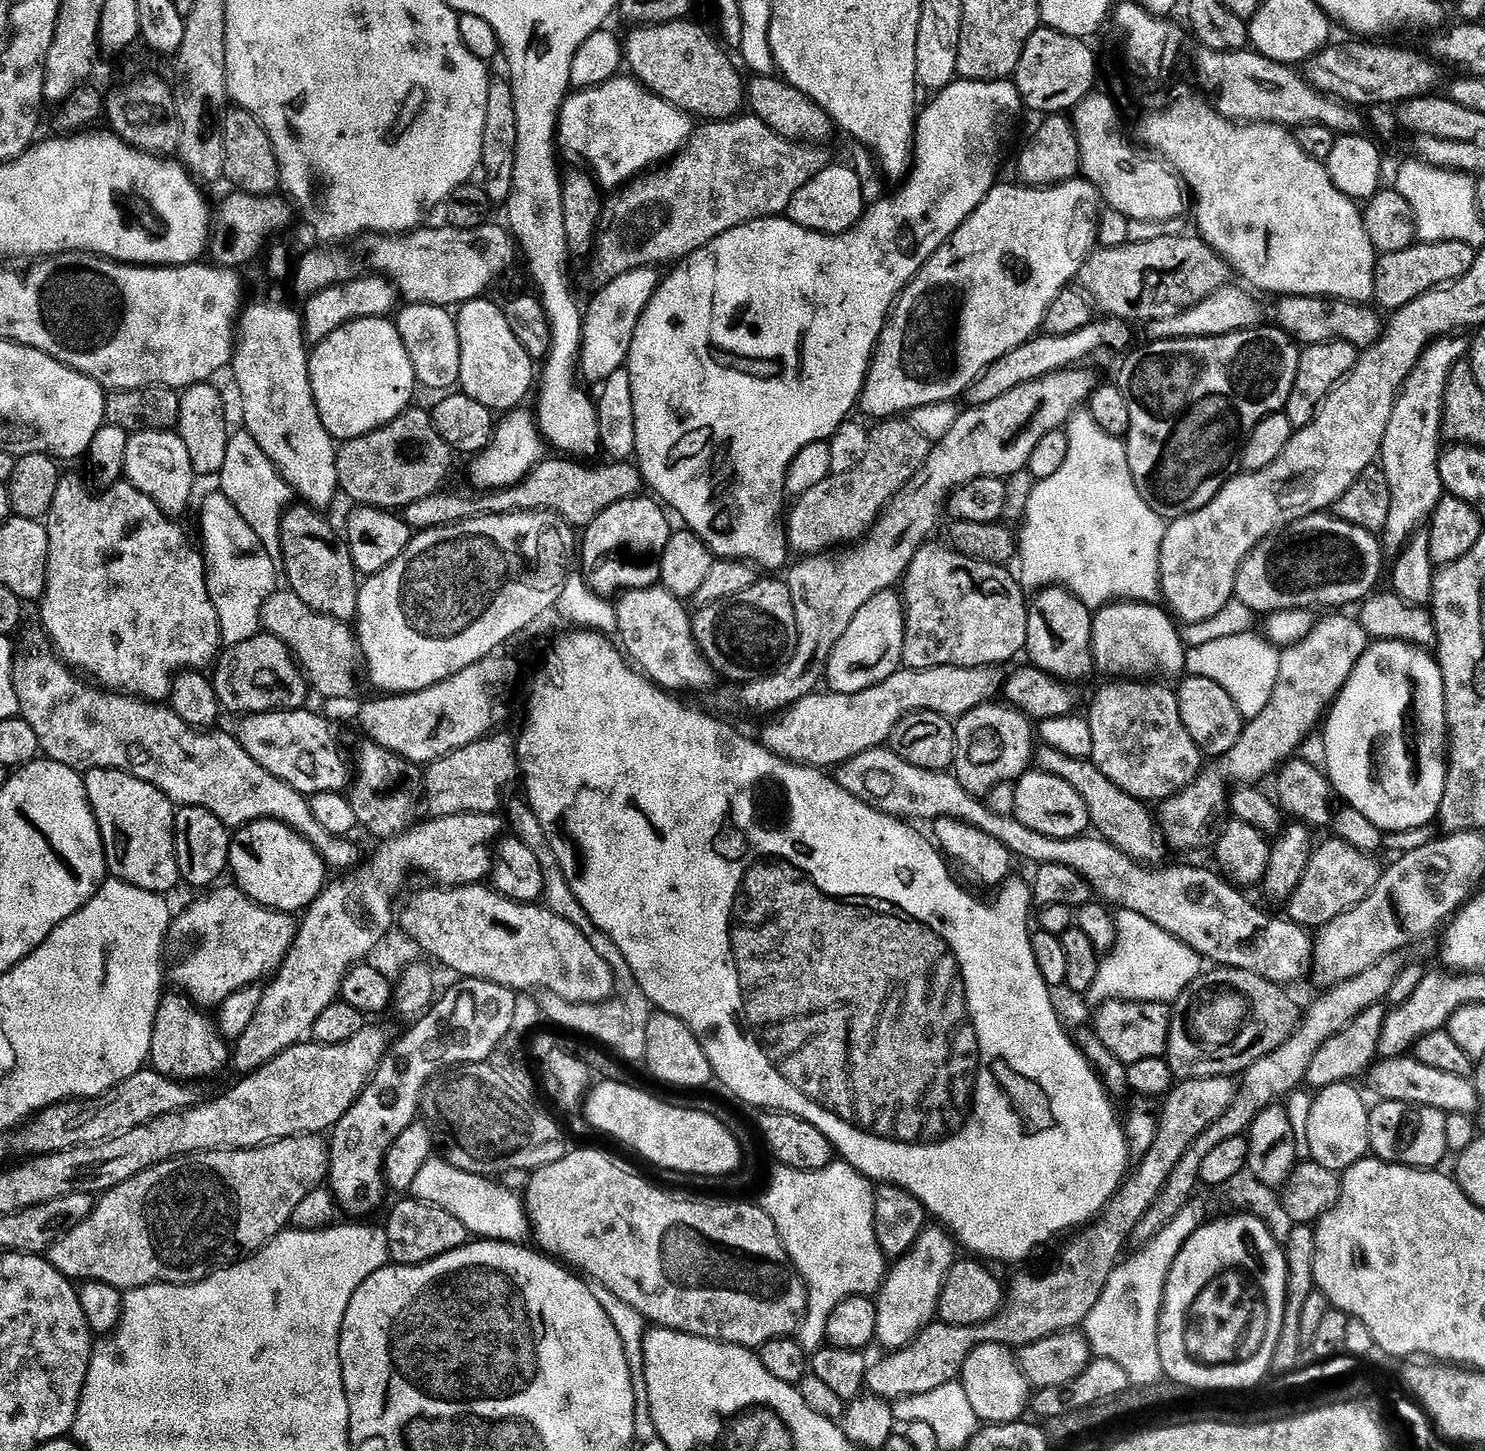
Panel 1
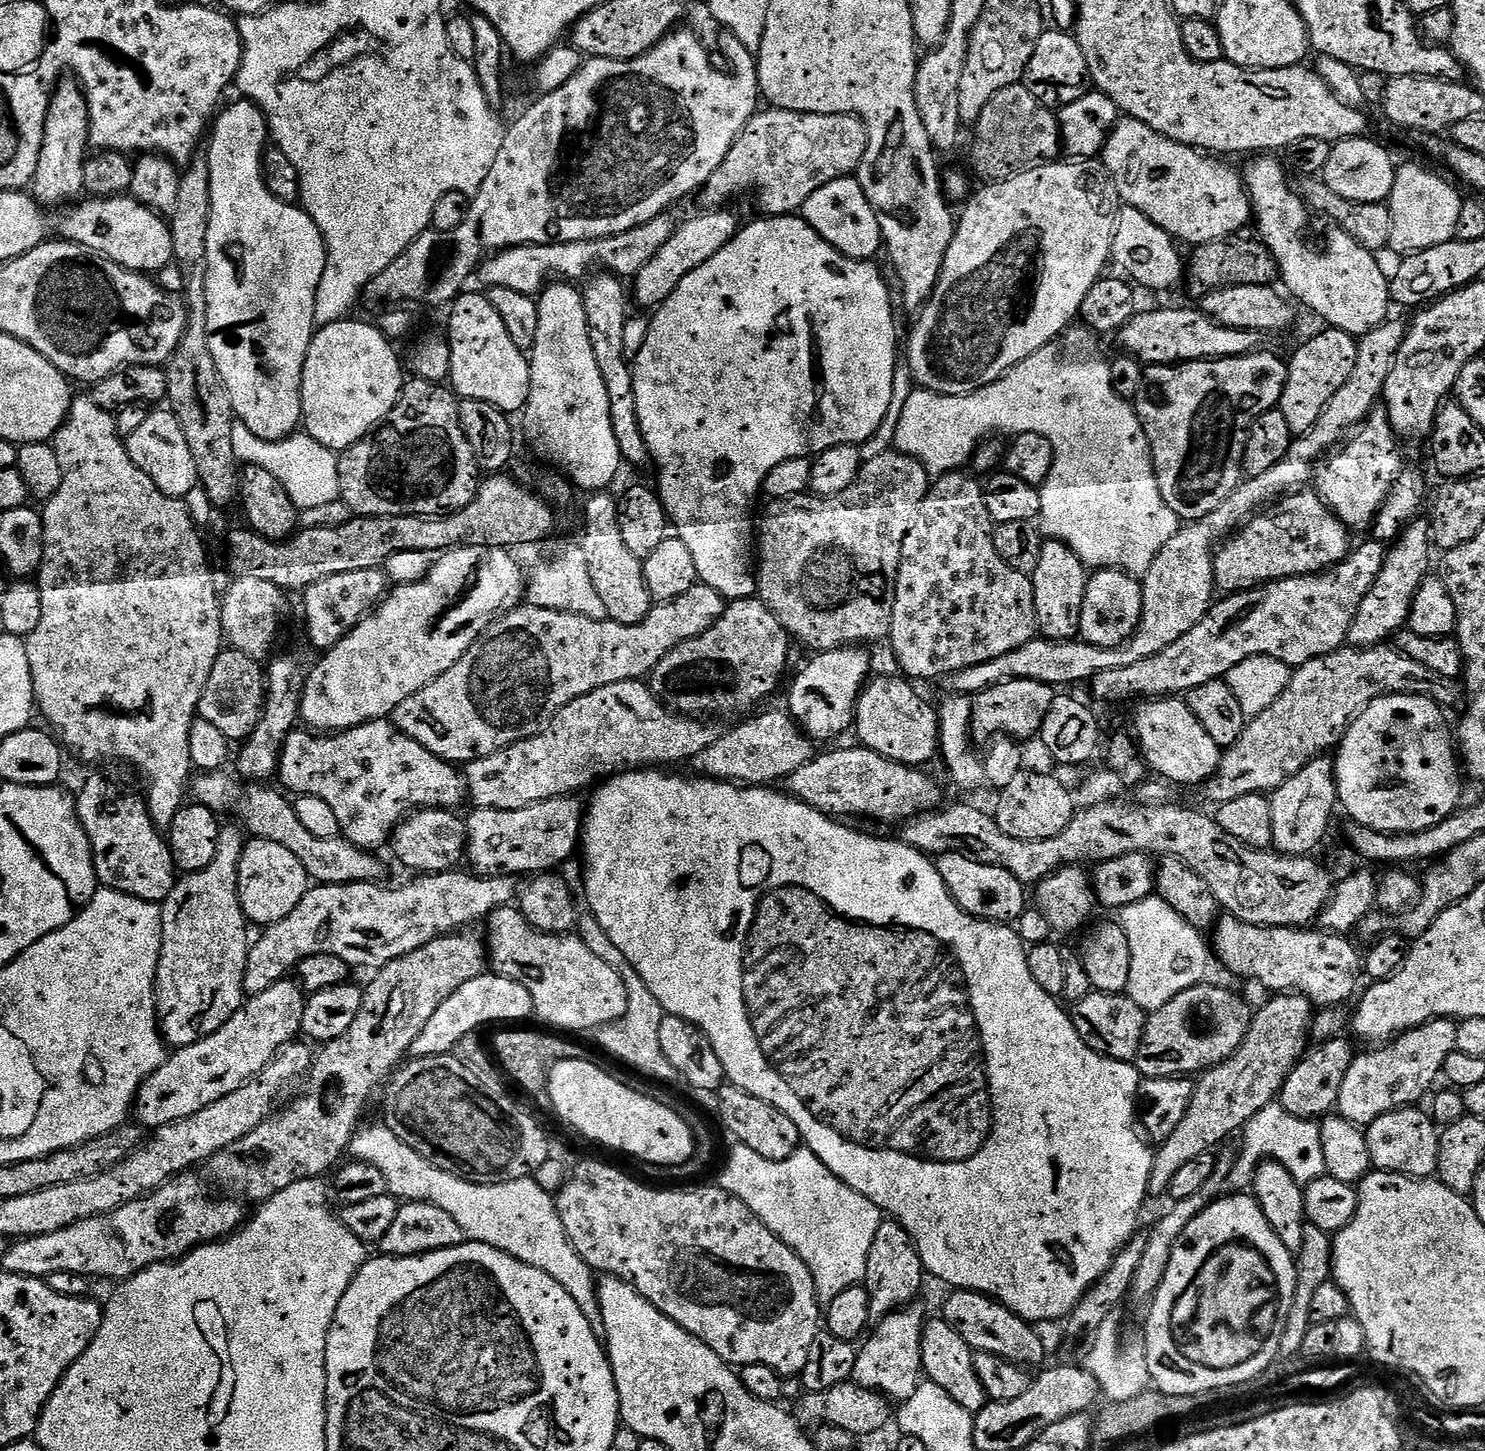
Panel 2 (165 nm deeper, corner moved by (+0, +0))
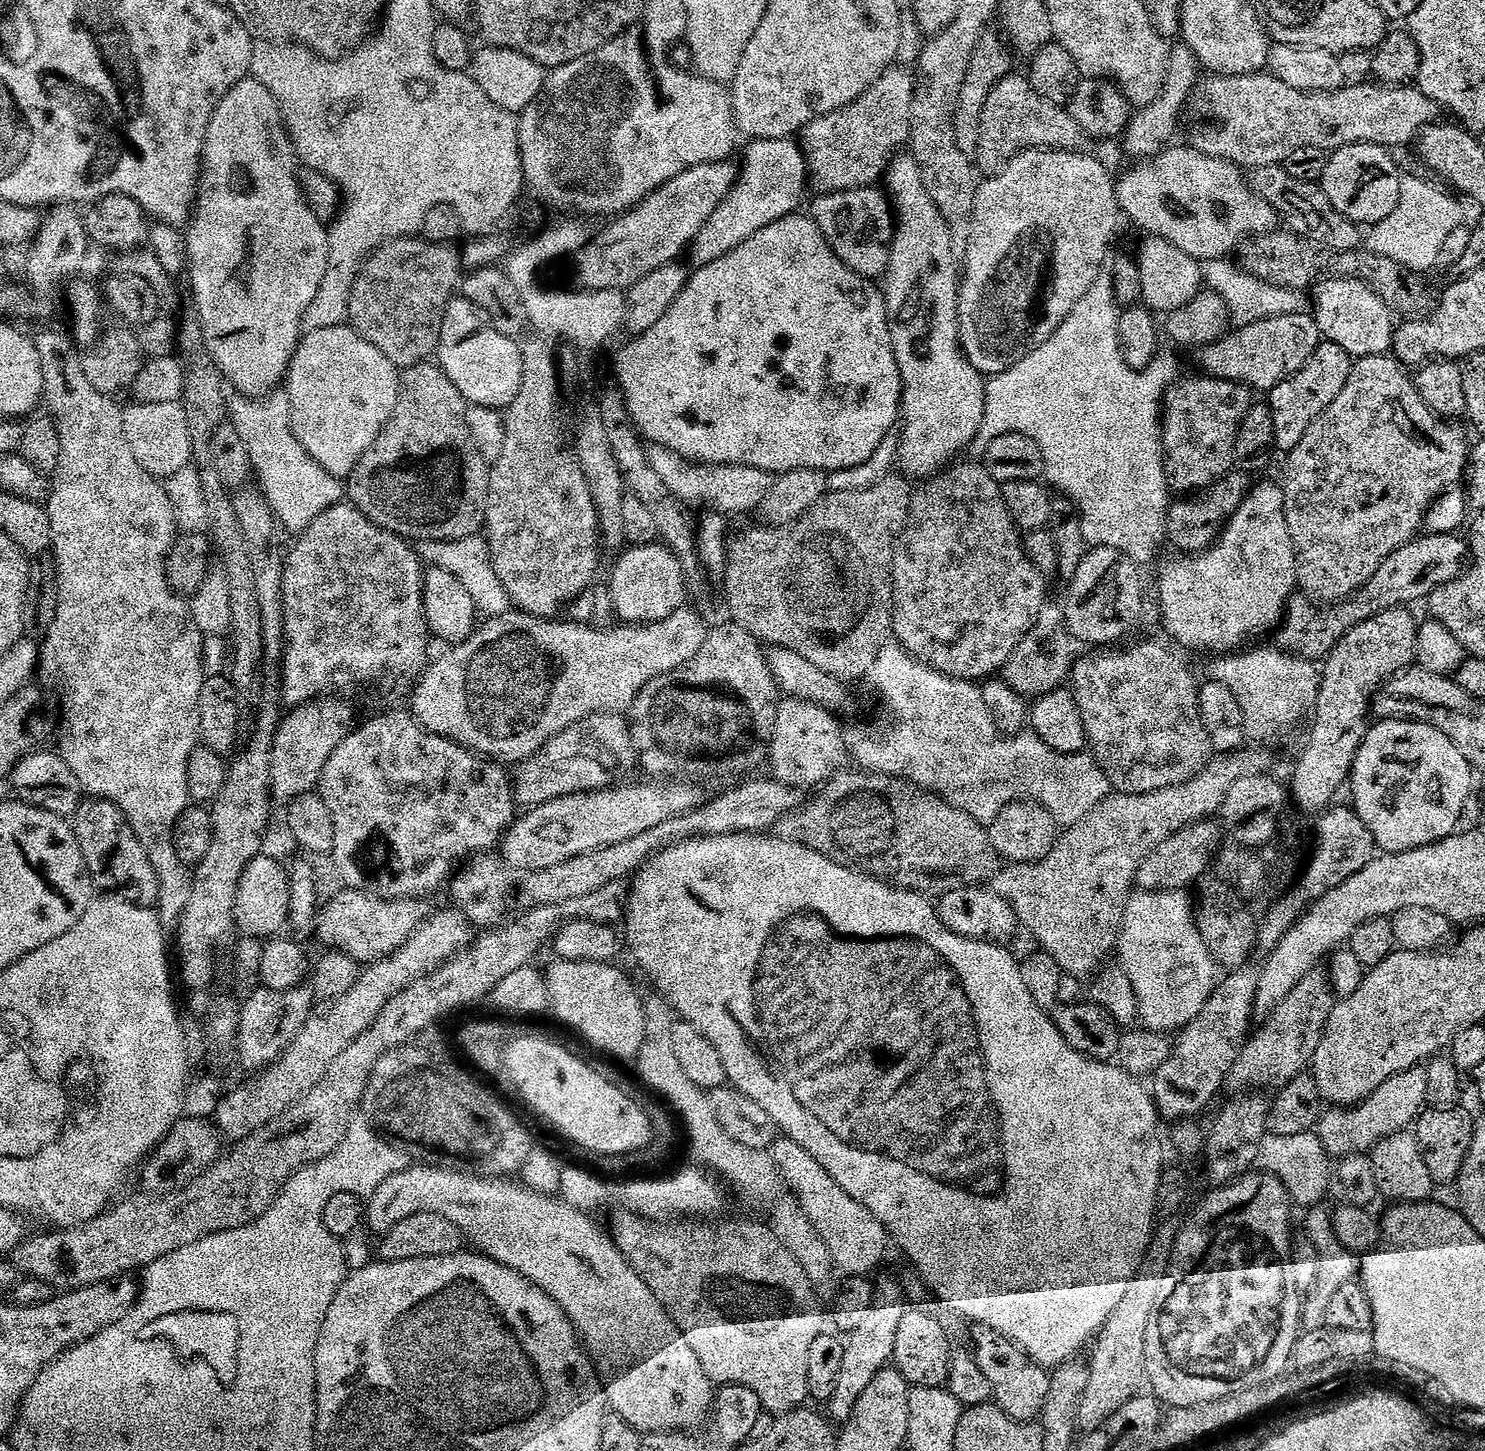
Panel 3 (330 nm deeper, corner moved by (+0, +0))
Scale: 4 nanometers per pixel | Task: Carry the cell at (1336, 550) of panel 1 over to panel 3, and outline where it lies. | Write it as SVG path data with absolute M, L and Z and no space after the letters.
M1233 470L1223 476L1211 488L1187 498L1176 498L1168 505L1168 516L1164 520L1164 534L1167 543L1173 544L1180 554L1195 554L1206 549L1220 537L1228 517L1235 512L1244 497L1250 491L1249 477L1239 470Z

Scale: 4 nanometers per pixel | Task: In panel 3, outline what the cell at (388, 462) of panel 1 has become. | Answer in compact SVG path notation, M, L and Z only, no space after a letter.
M425 362L412 368L405 368L399 373L399 378L400 393L398 402L394 406L394 414L378 434L374 446L370 446L370 450L366 450L366 454L362 454L362 458L356 463L354 470L346 477L347 499L362 515L370 518L370 522L374 522L379 528L384 528L388 532L393 532L396 536L403 536L409 542L414 540L456 540L475 536L484 528L490 466L478 454L478 446L474 446L474 438L470 438L470 429L466 427L466 410L469 403L458 390L458 386L454 386L454 382L450 382L450 378L440 369L439 363Z

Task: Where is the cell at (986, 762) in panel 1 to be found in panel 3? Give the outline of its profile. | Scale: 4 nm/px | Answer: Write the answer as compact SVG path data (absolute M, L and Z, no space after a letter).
M1044 603L1038 618L1034 618L1034 626L1028 631L1026 638L1018 642L1014 654L1010 654L1002 669L1002 679L1025 698L1045 696L1063 688L1072 675L1074 639L1068 632L1063 607L1059 603L1052 603Z

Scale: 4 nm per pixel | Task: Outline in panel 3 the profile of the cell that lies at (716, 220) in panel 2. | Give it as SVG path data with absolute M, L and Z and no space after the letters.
M753 139L749 144L752 145L745 150L744 161L739 161L738 164L736 184L722 206L718 206L718 210L710 214L706 226L698 230L692 241L690 257L692 256L693 269L718 262L718 258L742 246L746 238L754 238L758 230L793 215L799 209L796 207L804 200L804 191L809 191L808 163L804 160L804 151L795 139Z

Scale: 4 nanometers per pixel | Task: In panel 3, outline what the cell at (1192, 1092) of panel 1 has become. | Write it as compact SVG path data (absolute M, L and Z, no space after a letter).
M1323 967L1310 970L1310 974L1290 990L1288 997L1282 998L1276 1009L1263 1017L1261 1024L1264 1025L1251 1033L1234 1066L1228 1071L1227 1087L1236 1088L1232 1090L1264 1090L1267 1084L1283 1086L1294 1077L1305 1075L1337 1003L1332 985L1328 983L1327 971Z

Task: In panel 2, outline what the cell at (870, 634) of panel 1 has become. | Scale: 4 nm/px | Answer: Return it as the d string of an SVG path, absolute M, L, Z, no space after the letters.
M849 646L835 648L829 652L817 652L811 657L813 660L797 674L796 681L793 682L792 689L788 692L786 708L792 719L804 729L813 741L832 740L835 736L842 735L847 728L849 731L853 727L856 702L864 690L864 685L870 679L868 671L872 668L872 660L868 657L868 650L864 646Z

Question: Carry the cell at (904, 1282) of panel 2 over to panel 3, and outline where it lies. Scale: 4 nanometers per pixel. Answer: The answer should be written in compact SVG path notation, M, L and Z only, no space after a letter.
M884 1276L881 1280L877 1279L875 1285L874 1306L870 1306L864 1321L854 1331L847 1333L844 1340L846 1354L842 1358L842 1371L834 1394L826 1401L827 1415L836 1422L847 1422L851 1418L854 1406L858 1406L858 1398L866 1394L870 1382L874 1382L880 1371L892 1364L894 1341L902 1322L902 1314L910 1307L909 1301L904 1301L903 1286L894 1277Z

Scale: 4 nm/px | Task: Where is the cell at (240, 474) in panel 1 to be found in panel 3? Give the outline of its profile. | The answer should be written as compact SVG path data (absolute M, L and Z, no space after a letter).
M276 390L259 398L243 394L233 397L227 401L227 419L234 430L238 430L238 438L246 442L255 479L260 479L258 487L283 527L285 524L293 534L299 533L310 527L318 514L341 503L341 481L318 466L298 442L292 429L288 398L283 391Z

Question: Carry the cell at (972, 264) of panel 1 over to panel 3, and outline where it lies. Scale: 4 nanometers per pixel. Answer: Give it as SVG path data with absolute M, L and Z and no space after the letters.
M1029 151L1022 152L1013 157L996 175L989 175L976 190L976 209L972 215L972 234L966 241L968 253L962 256L962 275L960 282L960 348L964 356L978 370L981 376L991 378L1000 372L1014 366L1022 358L1026 358L1038 346L1042 346L1058 330L1058 326L1078 306L1082 294L1090 290L1094 278L1098 278L1101 268L1105 267L1109 259L1108 247L1112 244L1112 235L1116 232L1116 216L1118 205L1116 203L1116 184L1114 176L1107 172L1091 154L1084 152L1063 151Z

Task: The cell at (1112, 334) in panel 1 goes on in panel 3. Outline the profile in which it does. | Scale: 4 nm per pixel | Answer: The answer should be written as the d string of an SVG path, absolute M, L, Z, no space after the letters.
M1301 311L1285 316L1266 317L1253 324L1239 325L1232 330L1236 332L1229 331L1221 336L1218 342L1195 353L1196 360L1204 371L1201 373L1214 380L1229 380L1235 384L1242 384L1257 393L1271 392L1274 386L1302 370L1302 366L1306 366L1316 347L1322 343L1315 315L1306 315Z

